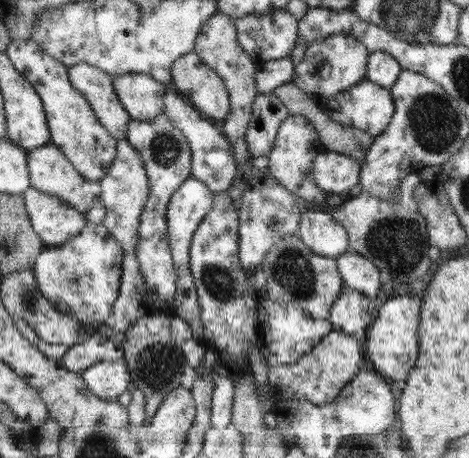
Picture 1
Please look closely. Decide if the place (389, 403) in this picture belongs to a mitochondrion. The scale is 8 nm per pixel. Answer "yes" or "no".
no

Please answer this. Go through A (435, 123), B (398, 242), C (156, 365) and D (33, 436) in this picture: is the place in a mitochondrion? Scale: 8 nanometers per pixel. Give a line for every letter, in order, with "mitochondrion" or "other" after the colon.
A: mitochondrion
B: mitochondrion
C: mitochondrion
D: other

